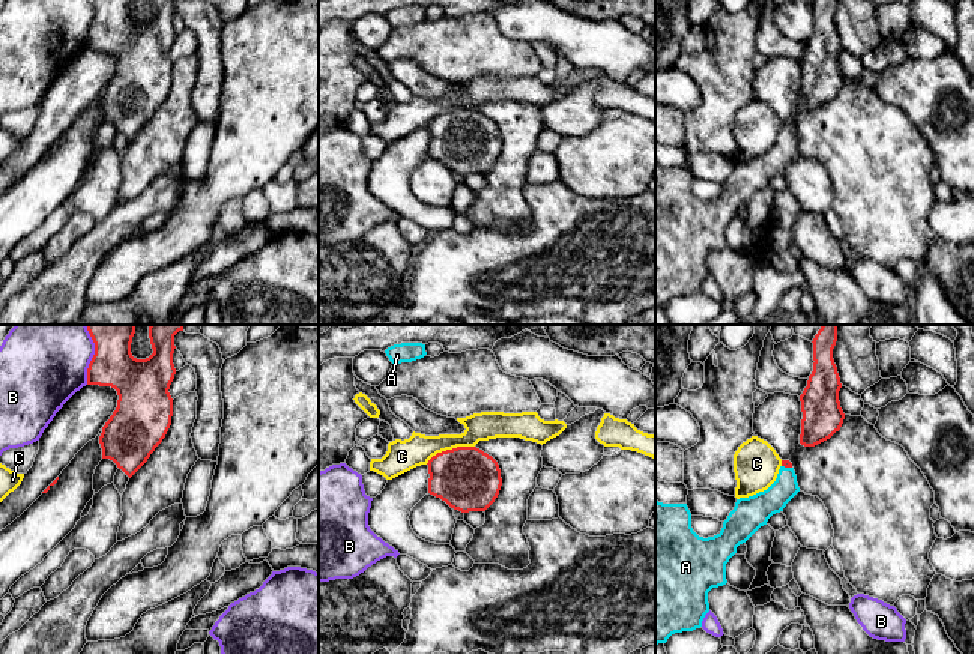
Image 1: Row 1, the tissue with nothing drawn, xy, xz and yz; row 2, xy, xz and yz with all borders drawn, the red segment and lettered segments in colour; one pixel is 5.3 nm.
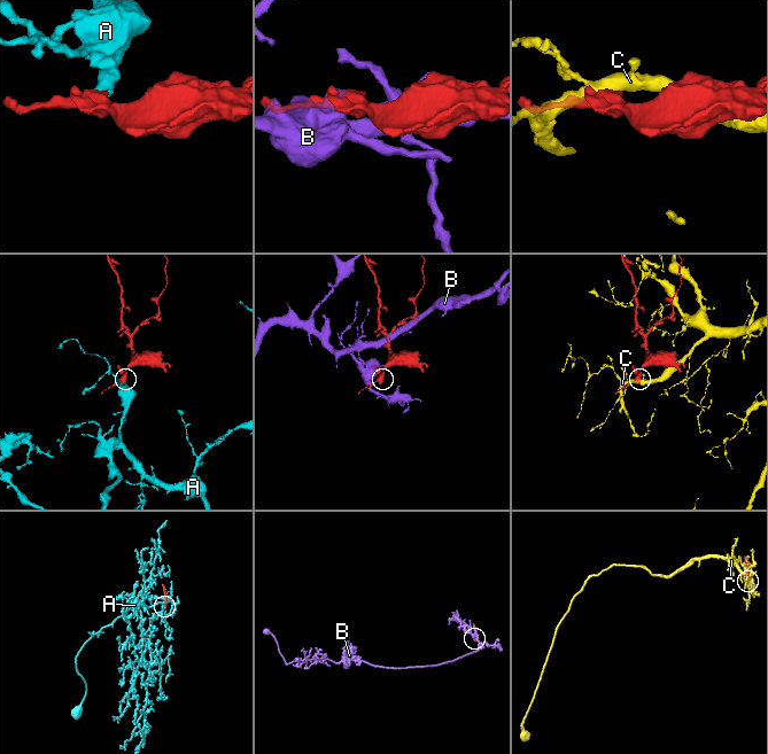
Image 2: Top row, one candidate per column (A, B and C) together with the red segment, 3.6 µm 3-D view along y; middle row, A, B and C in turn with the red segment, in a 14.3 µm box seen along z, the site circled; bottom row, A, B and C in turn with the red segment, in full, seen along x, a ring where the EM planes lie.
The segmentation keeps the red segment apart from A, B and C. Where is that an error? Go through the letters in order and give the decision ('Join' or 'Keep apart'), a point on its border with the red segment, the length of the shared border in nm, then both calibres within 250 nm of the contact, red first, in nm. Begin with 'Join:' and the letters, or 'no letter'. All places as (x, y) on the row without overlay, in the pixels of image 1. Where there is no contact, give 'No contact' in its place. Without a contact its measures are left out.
Join: A
A: Join. Touches red at yz (786, 130). Shared border 60 nm. Thickness 50 nm (red) against 150 nm
B: Keep apart. Touches red at xy (90, 24). Shared border 260 nm. Thickness 220 nm (red) against 380 nm
C: Keep apart. Touches red at xz (450, 113). Shared border 280 nm. Thickness 340 nm (red) against 160 nm

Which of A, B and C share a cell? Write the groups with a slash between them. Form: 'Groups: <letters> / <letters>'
Groups: A / B / C

